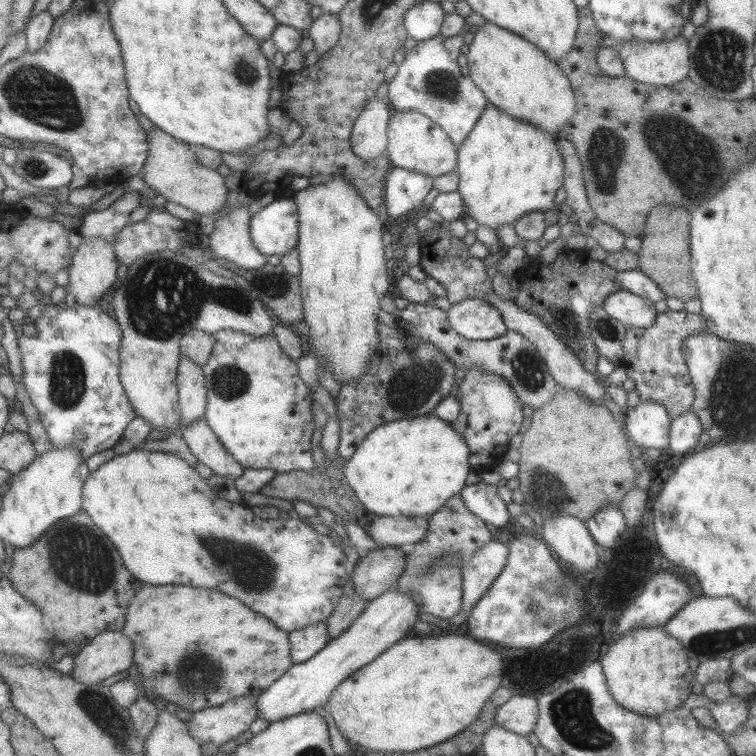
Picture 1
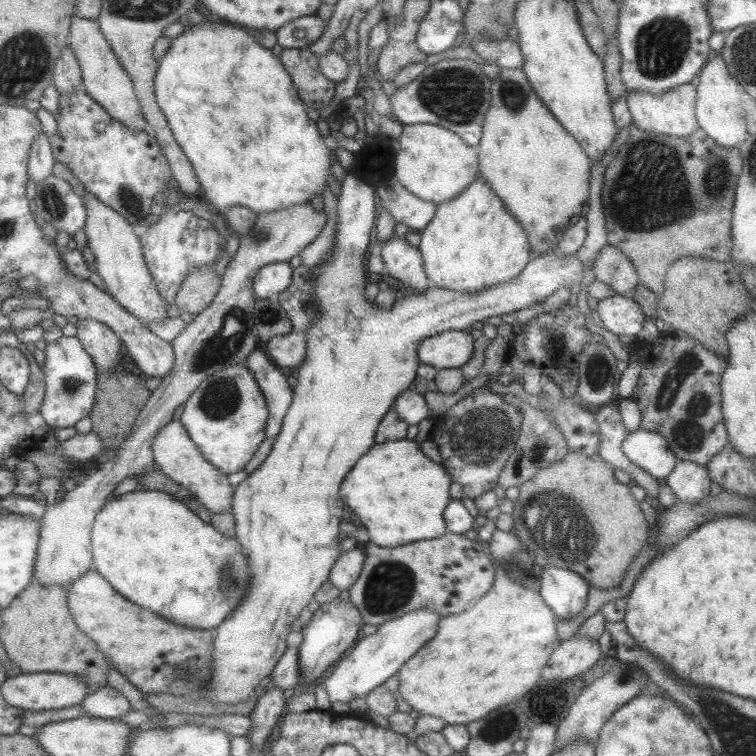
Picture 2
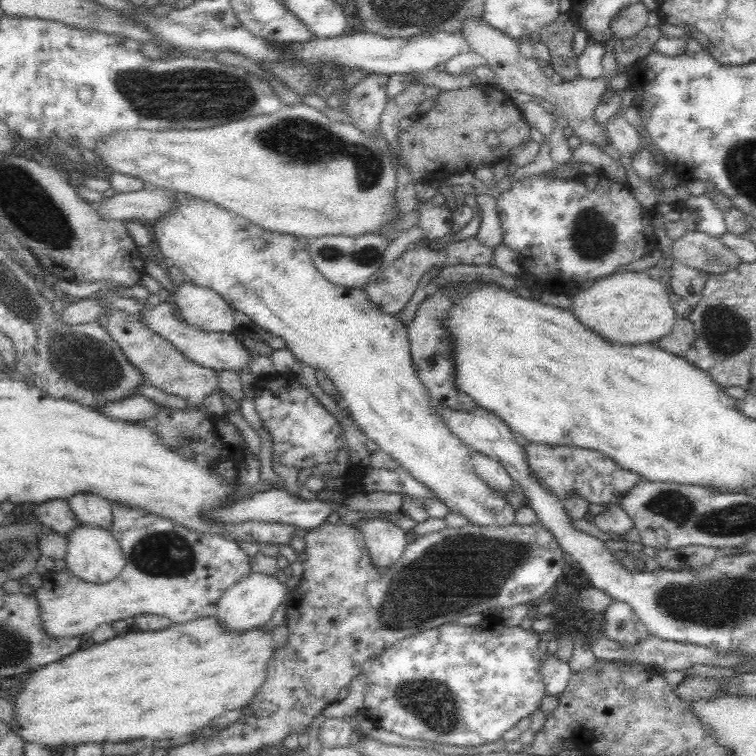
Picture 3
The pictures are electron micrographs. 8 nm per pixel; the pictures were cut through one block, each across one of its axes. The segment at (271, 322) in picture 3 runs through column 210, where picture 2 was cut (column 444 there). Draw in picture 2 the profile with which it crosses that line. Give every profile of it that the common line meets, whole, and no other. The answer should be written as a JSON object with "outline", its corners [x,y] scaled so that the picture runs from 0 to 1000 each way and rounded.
{"outline":[[[635,230],[630,231],[612,254],[577,271],[574,284],[556,308],[557,317],[552,328],[558,339],[560,357],[569,378],[578,381],[604,386],[634,386],[681,368],[704,340],[697,308],[680,286],[669,279],[667,269],[651,255]]]}

